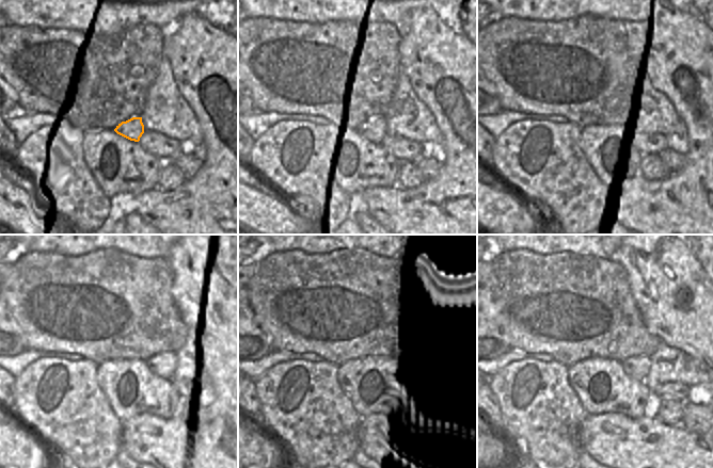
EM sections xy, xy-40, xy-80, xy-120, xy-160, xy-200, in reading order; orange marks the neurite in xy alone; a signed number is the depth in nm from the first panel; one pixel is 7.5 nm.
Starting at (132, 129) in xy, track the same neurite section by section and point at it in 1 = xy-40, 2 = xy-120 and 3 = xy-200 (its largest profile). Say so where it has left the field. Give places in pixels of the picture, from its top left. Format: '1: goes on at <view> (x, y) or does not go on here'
1: goes on at xy-40 (375, 129)
2: goes on at xy-120 (163, 365)
3: goes on at xy-200 (637, 367)

